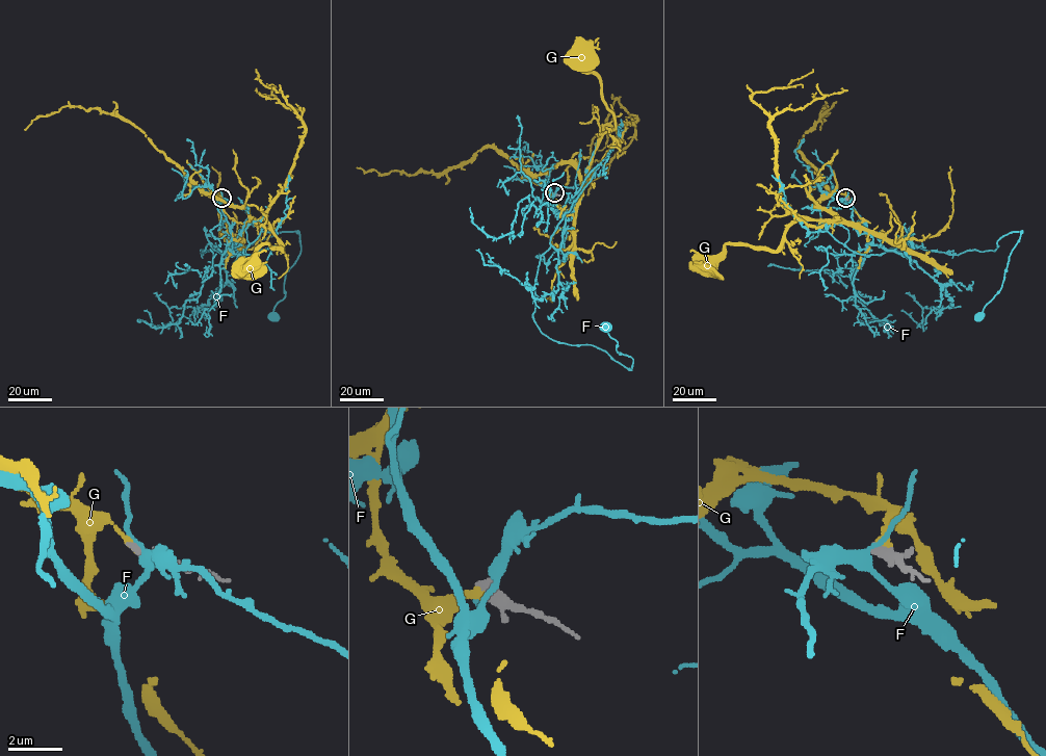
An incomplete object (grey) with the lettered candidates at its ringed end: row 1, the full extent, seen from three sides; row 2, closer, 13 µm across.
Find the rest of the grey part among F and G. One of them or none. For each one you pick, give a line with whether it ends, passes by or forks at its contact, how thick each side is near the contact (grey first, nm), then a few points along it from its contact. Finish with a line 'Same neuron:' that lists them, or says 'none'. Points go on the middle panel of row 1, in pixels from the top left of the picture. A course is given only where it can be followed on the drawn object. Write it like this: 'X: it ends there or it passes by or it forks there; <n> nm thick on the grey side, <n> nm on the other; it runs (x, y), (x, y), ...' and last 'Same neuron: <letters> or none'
G: it ends there; 460 nm thick on the grey side, 280 nm on the other; it runs (554, 193), (546, 188), (550, 172), (570, 162), (584, 183), (597, 144), (615, 127), (601, 80), (581, 53)
Same neuron: G

